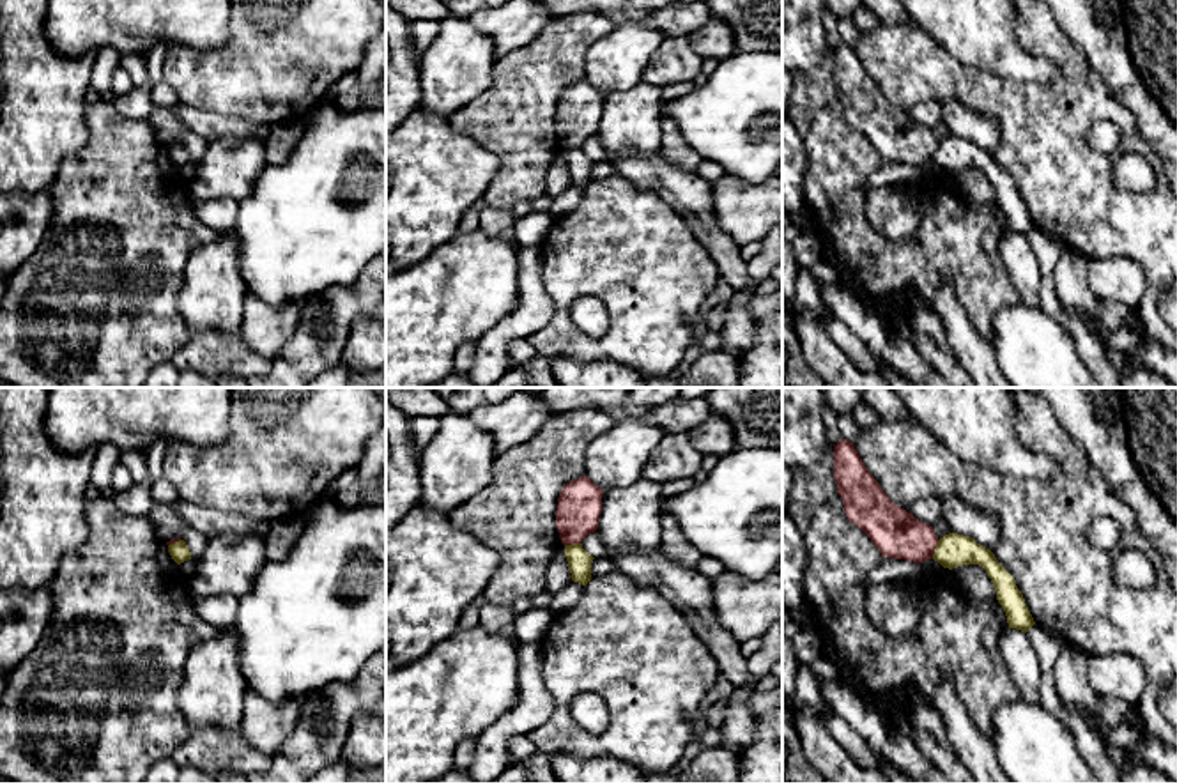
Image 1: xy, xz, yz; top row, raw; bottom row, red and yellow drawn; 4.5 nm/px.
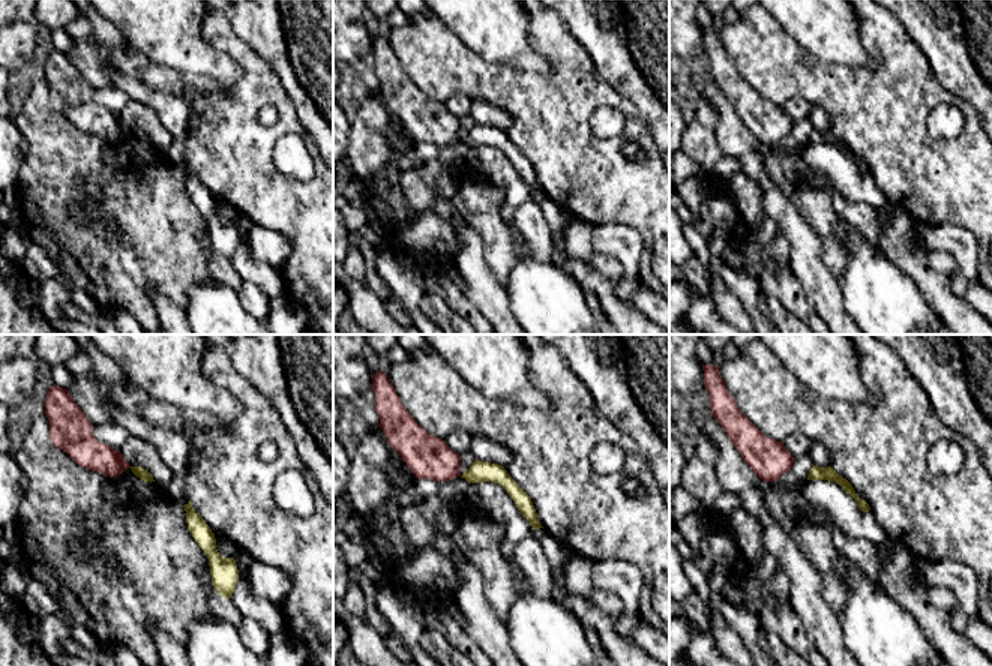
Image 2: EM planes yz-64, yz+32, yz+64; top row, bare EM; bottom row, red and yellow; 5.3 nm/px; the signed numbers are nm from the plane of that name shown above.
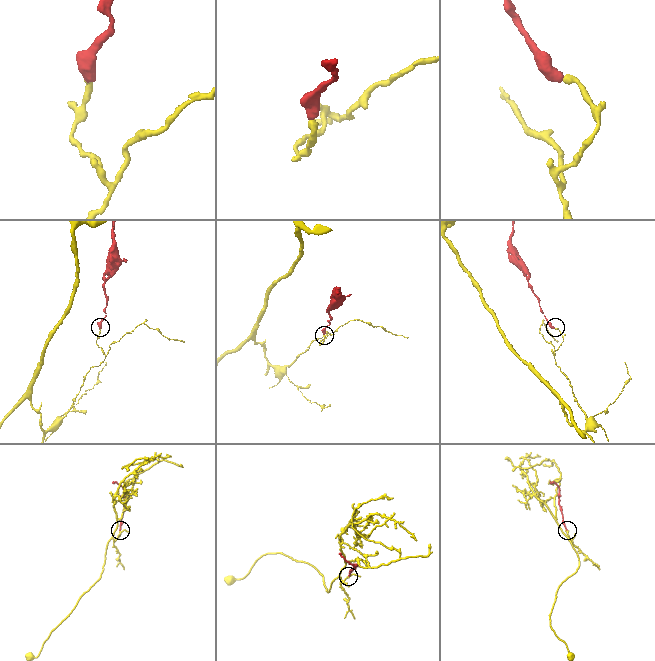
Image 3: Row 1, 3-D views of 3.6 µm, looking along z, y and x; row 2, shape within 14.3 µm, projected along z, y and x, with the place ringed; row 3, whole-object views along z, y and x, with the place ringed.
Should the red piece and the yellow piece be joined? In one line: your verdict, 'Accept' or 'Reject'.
Reject

